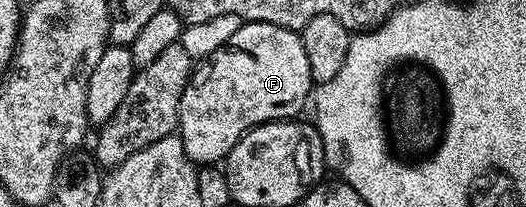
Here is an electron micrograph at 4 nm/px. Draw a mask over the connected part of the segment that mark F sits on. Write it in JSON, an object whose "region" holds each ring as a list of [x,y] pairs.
{"region":[[[248,21],[240,27],[240,31],[236,31],[236,35],[232,35],[232,39],[228,39],[228,43],[224,43],[224,47],[220,47],[220,51],[216,51],[211,57],[199,60],[193,66],[190,74],[190,82],[184,87],[184,95],[180,99],[180,115],[178,116],[176,133],[177,136],[182,138],[184,151],[189,155],[191,161],[197,163],[199,166],[222,163],[225,162],[226,157],[232,151],[232,147],[236,147],[236,143],[249,129],[254,129],[257,125],[263,125],[269,121],[285,121],[287,119],[297,118],[301,114],[298,112],[305,105],[307,108],[311,97],[312,82],[310,79],[310,68],[308,67],[308,55],[304,55],[304,43],[302,42],[301,36],[295,30],[276,27],[272,23]]]}

